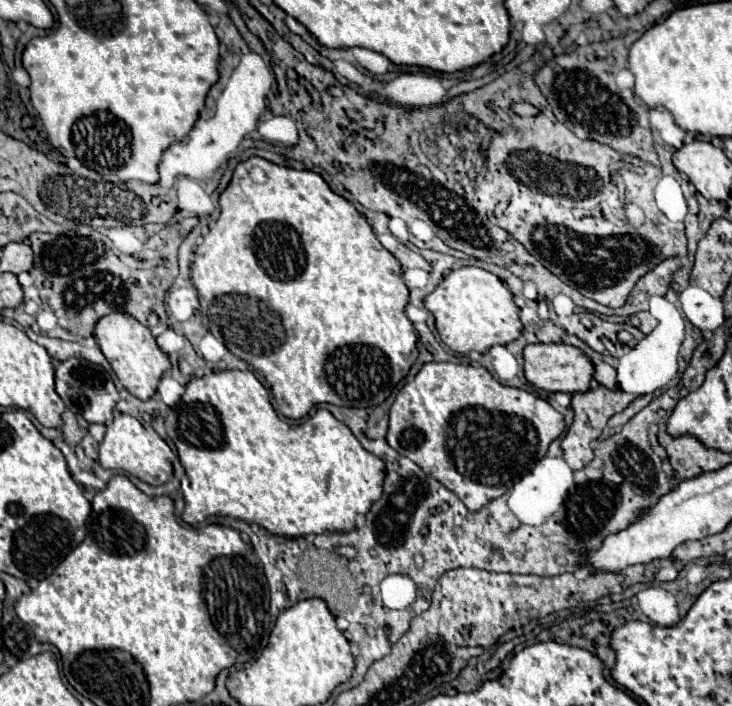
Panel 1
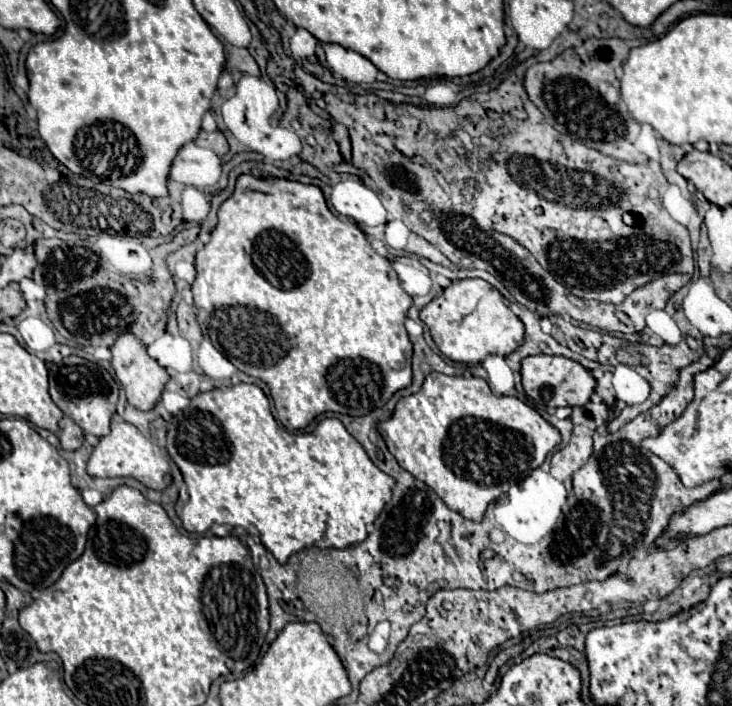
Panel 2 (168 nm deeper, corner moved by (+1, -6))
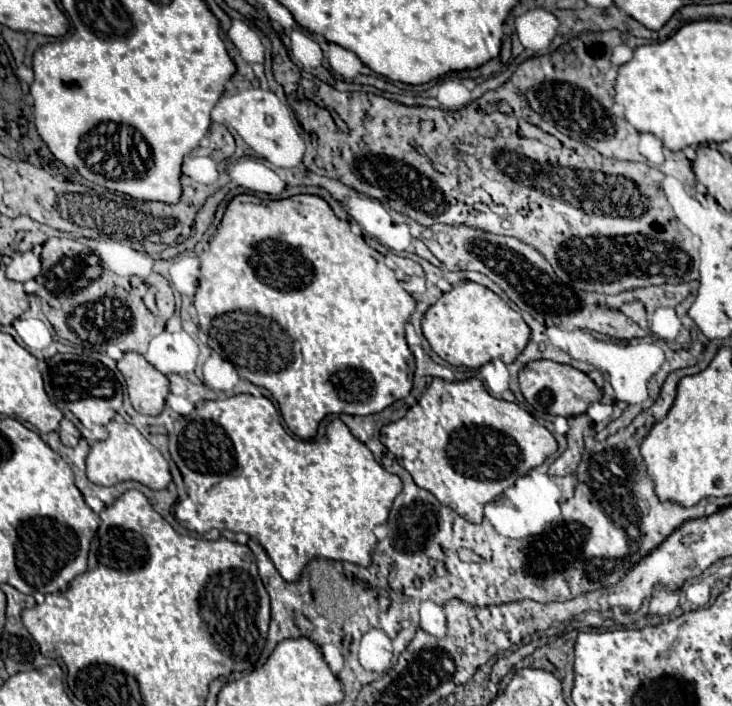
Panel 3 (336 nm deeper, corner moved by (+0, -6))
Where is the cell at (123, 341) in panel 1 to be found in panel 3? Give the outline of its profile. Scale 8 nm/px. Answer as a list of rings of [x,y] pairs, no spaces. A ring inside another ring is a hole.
[[[124,353],[124,357],[118,361],[118,371],[126,379],[130,403],[138,413],[158,415],[164,409],[168,379],[140,353]]]

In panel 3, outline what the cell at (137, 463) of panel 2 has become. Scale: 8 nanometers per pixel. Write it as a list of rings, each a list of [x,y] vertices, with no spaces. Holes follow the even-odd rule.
[[[108,423],[108,439],[98,441],[86,459],[86,475],[96,485],[116,485],[120,481],[140,481],[142,485],[150,489],[166,489],[172,481],[168,461],[162,457],[162,453],[130,423]]]

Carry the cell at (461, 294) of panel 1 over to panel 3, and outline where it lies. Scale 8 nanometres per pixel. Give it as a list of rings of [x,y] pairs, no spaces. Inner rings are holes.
[[[464,281],[444,293],[424,315],[422,331],[430,347],[448,363],[478,369],[492,359],[512,363],[530,339],[530,327],[522,315],[510,309],[496,293],[484,285]]]

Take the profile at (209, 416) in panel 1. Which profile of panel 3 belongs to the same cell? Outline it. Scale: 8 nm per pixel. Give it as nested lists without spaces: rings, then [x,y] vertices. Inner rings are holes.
[[[242,393],[242,395],[226,397],[226,399],[204,401],[202,407],[194,409],[188,417],[182,417],[180,421],[176,421],[176,427],[174,427],[172,435],[170,435],[170,455],[172,455],[174,463],[178,465],[181,475],[184,477],[186,489],[188,489],[188,497],[178,501],[174,508],[175,517],[178,517],[184,523],[184,527],[188,527],[188,531],[196,531],[200,535],[204,535],[210,529],[220,529],[220,531],[230,529],[230,531],[236,531],[236,533],[238,531],[248,533],[252,539],[256,539],[266,549],[266,553],[270,555],[274,567],[278,569],[278,573],[286,581],[296,581],[300,577],[304,565],[310,559],[314,559],[314,557],[326,557],[326,559],[336,559],[336,561],[350,561],[350,563],[356,563],[356,565],[362,565],[362,567],[370,565],[370,547],[376,545],[374,527],[382,525],[388,519],[388,511],[392,507],[392,501],[402,491],[400,477],[388,473],[382,465],[378,465],[374,455],[370,453],[370,449],[364,443],[360,443],[340,419],[334,419],[334,421],[328,423],[326,435],[320,441],[302,441],[302,439],[292,437],[292,435],[286,433],[286,429],[278,421],[276,407],[272,405],[270,399],[266,399],[262,395],[254,397],[254,395],[244,395]]]

